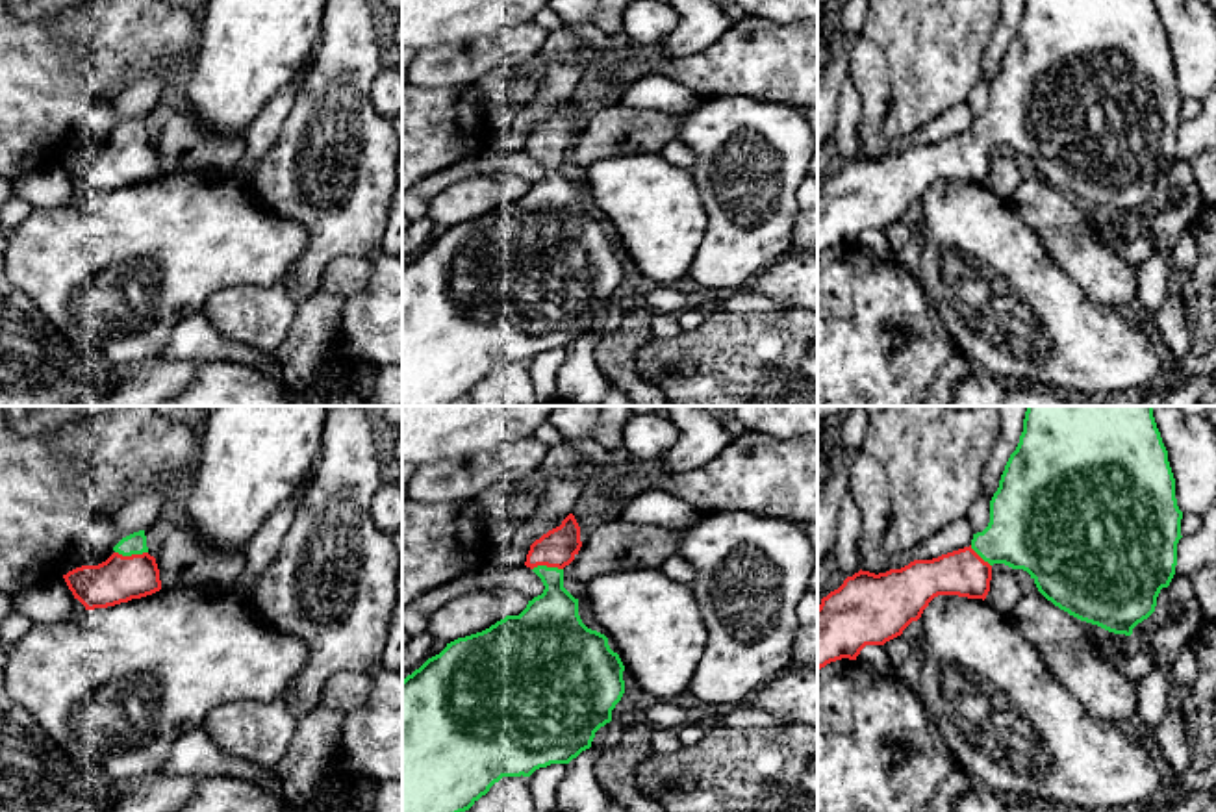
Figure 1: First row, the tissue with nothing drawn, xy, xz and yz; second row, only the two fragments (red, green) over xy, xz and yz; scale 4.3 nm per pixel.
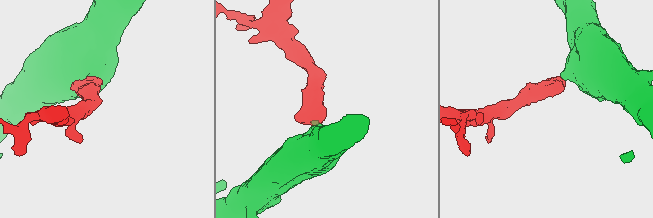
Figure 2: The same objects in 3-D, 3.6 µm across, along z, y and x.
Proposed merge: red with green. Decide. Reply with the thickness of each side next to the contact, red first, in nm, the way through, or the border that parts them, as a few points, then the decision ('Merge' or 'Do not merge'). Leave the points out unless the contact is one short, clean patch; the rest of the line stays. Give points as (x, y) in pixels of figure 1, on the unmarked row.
Thickness 200 nm (red) against 100 nm. Path across: xy (119, 164), (130, 152), (132, 139), (136, 128). Merge

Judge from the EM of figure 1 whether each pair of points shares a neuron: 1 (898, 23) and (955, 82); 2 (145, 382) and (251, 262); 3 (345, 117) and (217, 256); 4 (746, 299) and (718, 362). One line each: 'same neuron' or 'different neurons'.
1: same neuron
2: different neurons
3: different neurons
4: different neurons

